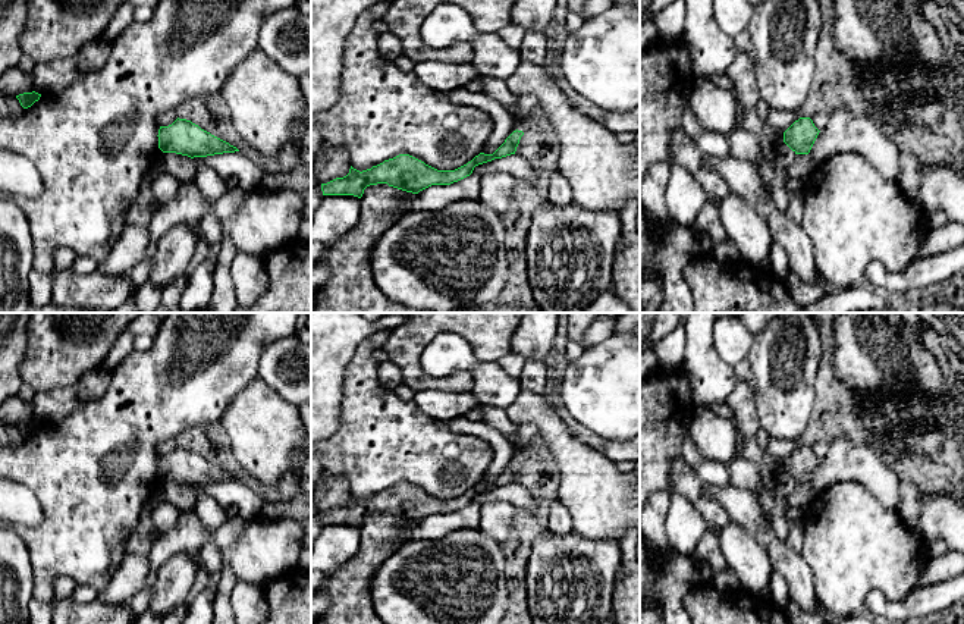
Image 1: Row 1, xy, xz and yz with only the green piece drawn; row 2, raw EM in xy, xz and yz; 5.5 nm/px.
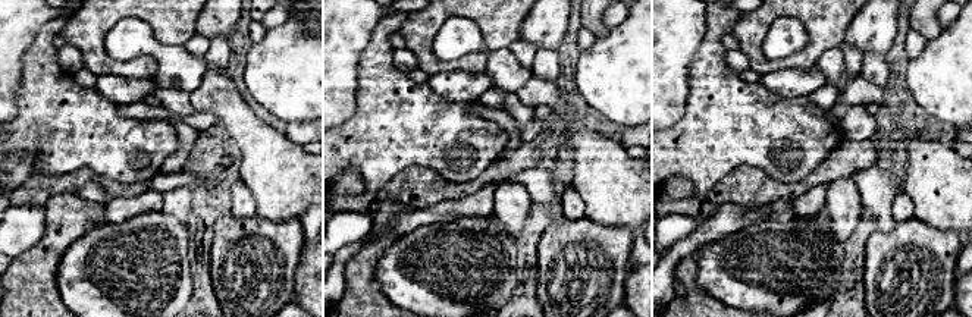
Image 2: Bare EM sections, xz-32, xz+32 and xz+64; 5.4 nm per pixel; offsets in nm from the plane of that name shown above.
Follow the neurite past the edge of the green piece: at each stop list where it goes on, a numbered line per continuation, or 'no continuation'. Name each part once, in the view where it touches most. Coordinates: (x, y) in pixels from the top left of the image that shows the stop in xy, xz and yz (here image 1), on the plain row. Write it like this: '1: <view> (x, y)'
no continuation

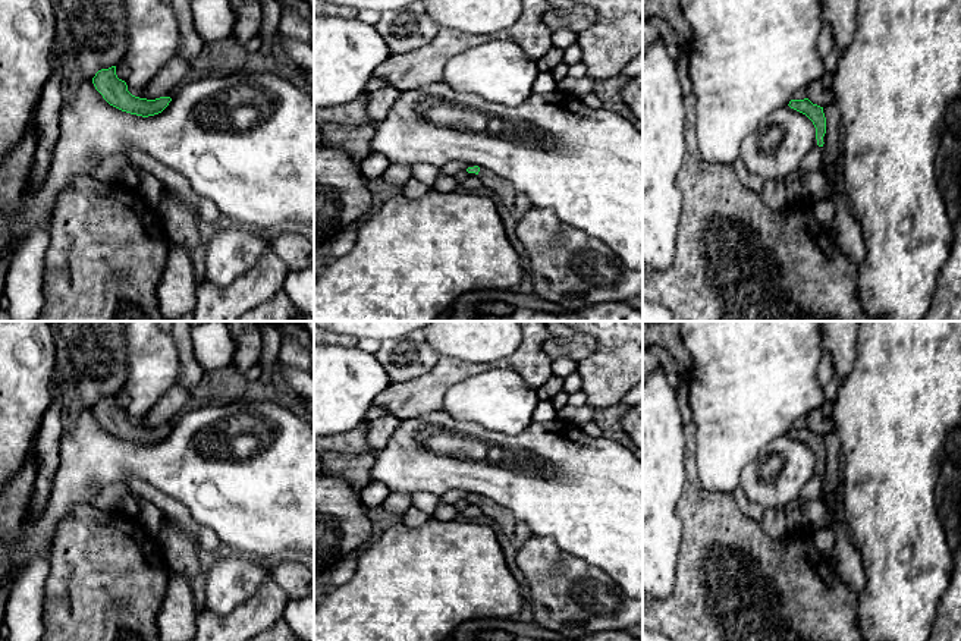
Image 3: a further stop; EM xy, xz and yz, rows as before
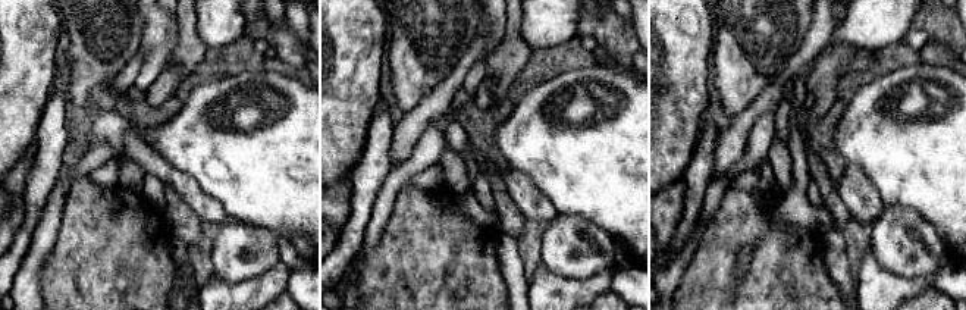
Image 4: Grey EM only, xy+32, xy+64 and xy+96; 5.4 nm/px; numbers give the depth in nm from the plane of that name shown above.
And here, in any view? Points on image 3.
1: xz (496, 512)

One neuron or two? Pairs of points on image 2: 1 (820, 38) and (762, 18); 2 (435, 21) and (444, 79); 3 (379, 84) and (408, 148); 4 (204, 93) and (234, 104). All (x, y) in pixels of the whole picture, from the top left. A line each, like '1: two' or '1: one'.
1: one
2: two
3: one
4: one

